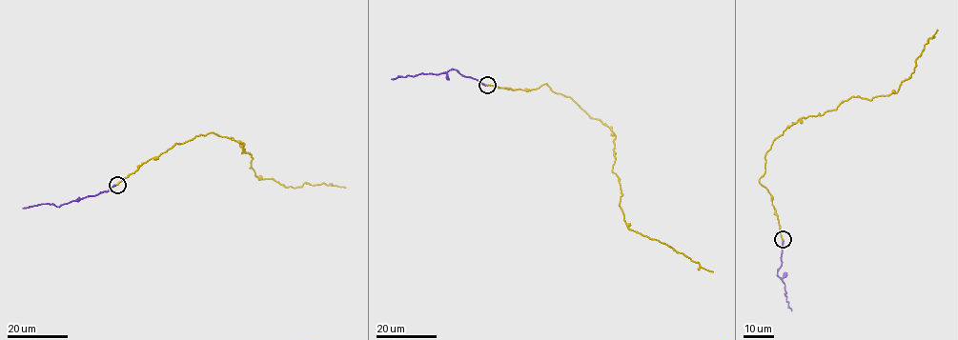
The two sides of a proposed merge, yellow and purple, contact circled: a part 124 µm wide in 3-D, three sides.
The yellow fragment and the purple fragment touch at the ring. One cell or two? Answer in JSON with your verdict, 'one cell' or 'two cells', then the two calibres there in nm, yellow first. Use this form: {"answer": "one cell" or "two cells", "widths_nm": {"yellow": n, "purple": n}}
{"answer": "one cell", "widths_nm": {"yellow": 280, "purple": 150}}

